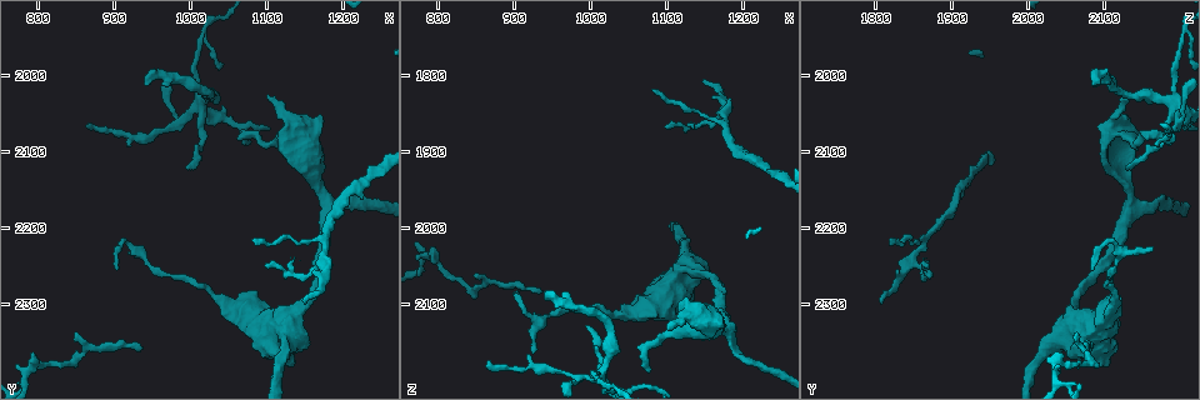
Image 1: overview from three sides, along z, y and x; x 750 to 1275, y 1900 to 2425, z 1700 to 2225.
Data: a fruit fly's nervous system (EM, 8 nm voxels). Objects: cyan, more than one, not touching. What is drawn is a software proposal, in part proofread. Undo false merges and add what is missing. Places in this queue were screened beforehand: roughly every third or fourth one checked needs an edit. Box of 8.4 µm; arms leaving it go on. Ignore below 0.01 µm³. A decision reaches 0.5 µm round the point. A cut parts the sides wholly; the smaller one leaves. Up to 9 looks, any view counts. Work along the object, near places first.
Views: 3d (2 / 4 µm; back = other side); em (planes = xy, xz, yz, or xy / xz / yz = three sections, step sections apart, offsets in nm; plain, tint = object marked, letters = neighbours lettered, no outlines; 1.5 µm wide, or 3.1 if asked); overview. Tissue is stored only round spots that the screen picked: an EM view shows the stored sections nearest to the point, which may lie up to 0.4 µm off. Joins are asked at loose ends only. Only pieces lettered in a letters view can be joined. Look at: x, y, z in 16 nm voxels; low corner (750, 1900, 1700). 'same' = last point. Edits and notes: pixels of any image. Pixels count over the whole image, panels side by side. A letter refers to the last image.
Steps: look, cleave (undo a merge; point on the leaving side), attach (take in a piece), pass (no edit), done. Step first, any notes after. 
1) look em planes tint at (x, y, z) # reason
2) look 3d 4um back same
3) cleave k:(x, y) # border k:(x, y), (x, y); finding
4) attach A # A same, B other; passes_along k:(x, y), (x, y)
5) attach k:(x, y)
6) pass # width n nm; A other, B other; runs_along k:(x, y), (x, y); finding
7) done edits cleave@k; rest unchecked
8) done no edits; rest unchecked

look 3d 4um back at (1095, 2245, 1865) # thin end

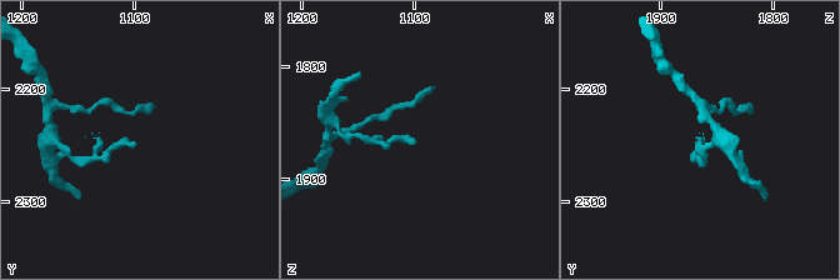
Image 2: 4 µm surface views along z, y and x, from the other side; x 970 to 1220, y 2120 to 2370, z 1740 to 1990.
look em planes letters at (1100, 2246, 1868)

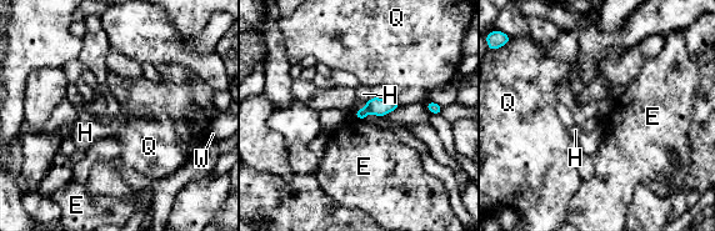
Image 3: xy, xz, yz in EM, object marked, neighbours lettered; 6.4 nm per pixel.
pass # width 120 nm; E other, H other, Q other, W other; none of them fits

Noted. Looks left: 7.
look 3d 2um back at (1070, 2075, 2155) # sharp bend

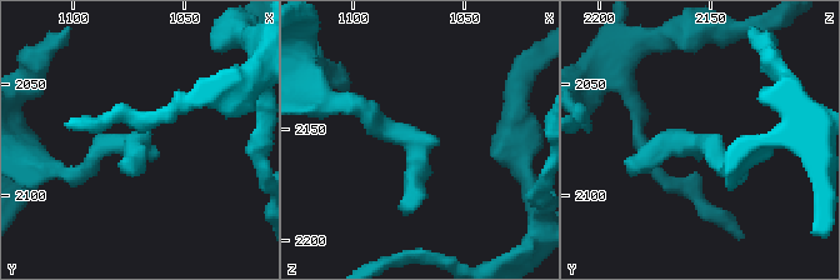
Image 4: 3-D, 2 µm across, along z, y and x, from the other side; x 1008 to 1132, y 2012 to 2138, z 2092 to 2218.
look em xz step 4 tint at (1073, 2075, 2157) # shape alone is not enough

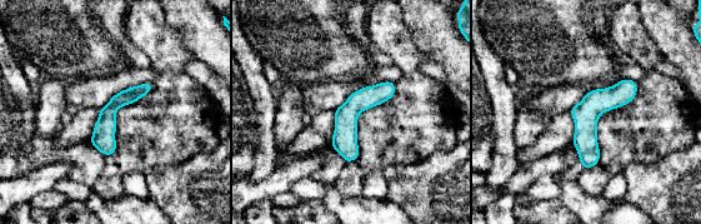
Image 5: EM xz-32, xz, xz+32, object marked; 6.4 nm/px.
look em planes letters same

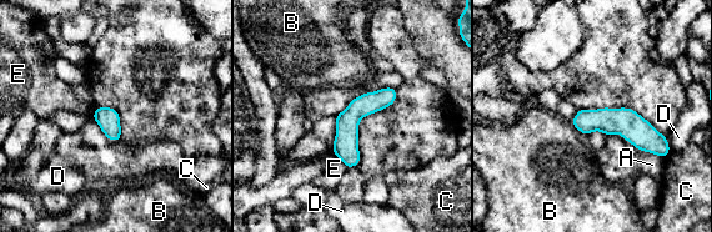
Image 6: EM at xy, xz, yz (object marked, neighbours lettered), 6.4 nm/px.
pass # longest_contact E 160 nm; A other, B other, C other, D other, E other; one neuron here

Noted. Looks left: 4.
look 3d 4um back at (930, 2225, 2160) # tapers out

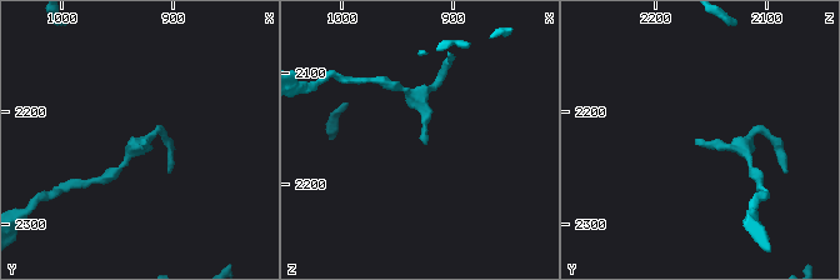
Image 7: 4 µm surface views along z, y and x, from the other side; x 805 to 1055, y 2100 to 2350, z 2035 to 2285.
look em yz step 8 tint at (924, 2226, 2164) # need the tissue

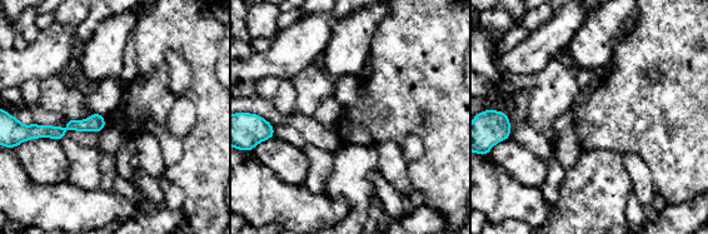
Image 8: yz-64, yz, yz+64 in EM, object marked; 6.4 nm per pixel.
look em planes letters same

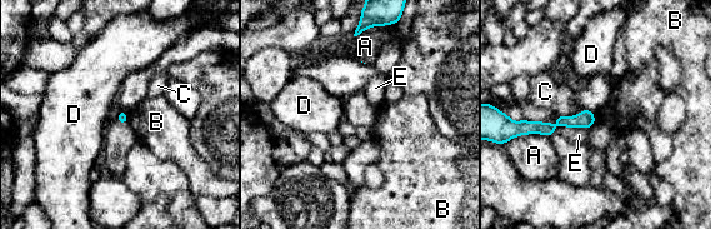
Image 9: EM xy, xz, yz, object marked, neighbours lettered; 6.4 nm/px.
pass # width 70 nm; A other, B other, C other, D other, E other; border 9:(125, 111), (128, 123); none of them fits

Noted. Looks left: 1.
done no edits; rest unchecked

